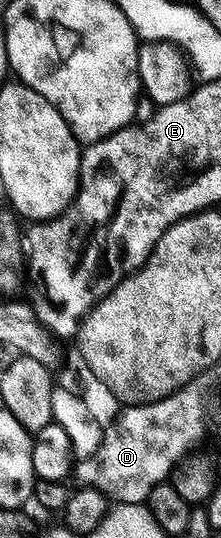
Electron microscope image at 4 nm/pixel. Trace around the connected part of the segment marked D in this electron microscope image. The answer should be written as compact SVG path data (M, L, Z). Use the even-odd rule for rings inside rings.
M182 389L156 403L126 406L122 410L125 412L104 428L97 452L76 464L75 479L77 475L81 482L78 484L102 491L106 499L117 503L145 503L151 489L157 483L166 482L174 468L186 458L185 446L199 438L200 397L187 392Z

